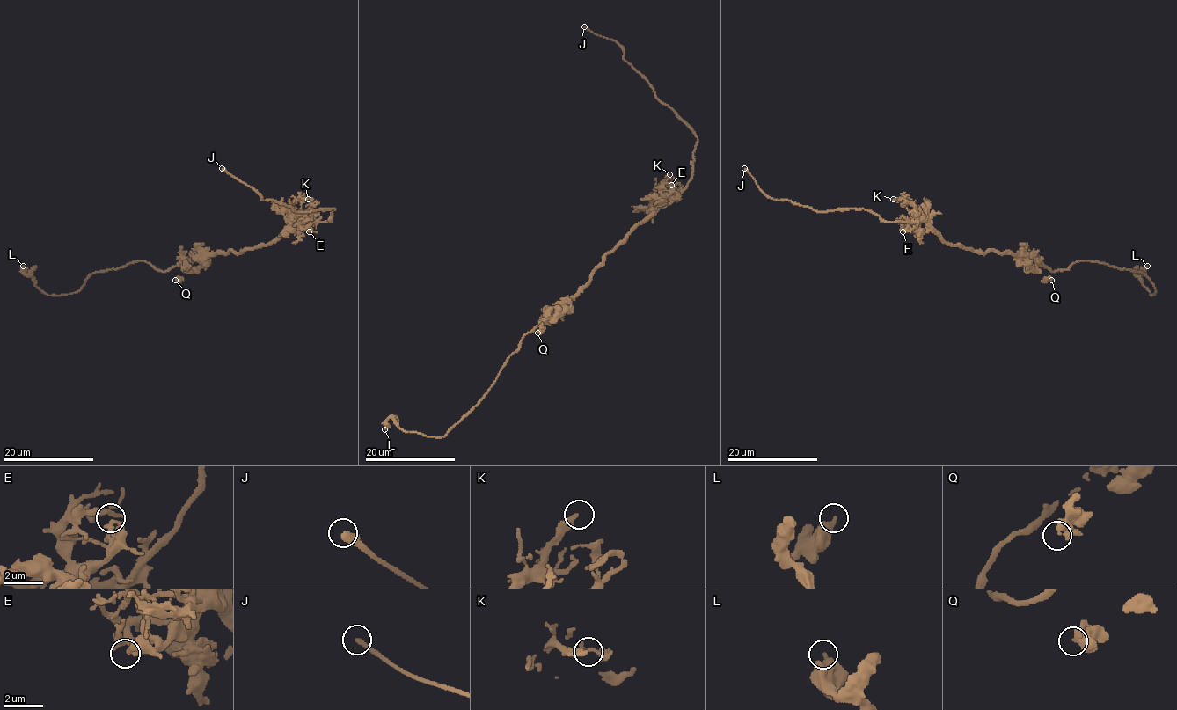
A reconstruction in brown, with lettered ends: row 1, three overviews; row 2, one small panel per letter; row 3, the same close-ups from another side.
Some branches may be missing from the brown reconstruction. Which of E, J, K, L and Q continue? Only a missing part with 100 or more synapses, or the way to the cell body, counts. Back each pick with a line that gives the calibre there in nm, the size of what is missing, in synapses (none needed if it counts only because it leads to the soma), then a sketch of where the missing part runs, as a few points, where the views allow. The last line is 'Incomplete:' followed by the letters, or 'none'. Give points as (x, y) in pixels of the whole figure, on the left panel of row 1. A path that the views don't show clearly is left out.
J: Thickness 300 nm. Course of what is missing: (222, 168), (201, 150), (185, 141), (181, 117), (169, 105), (157, 99)
Incomplete: J

